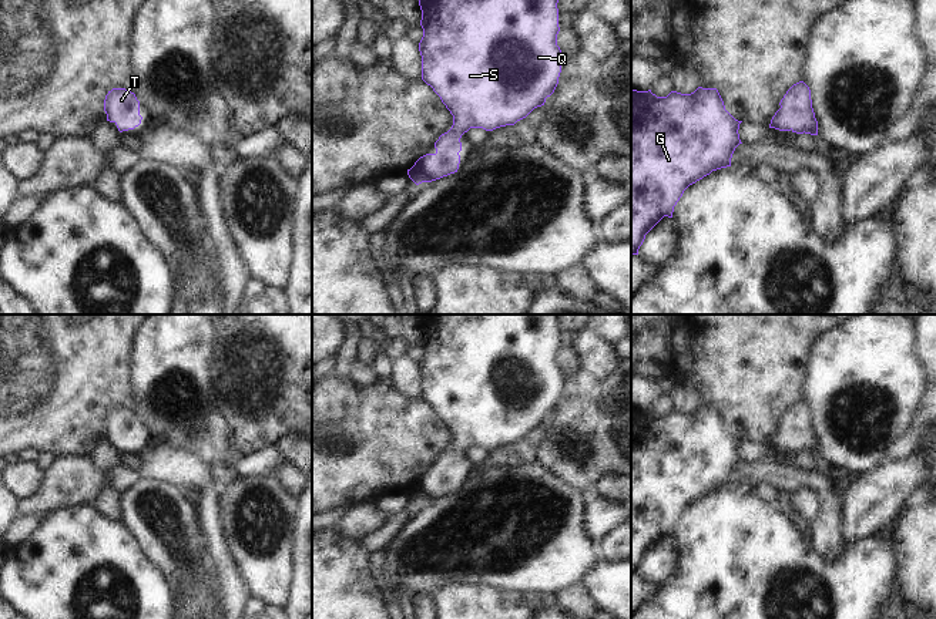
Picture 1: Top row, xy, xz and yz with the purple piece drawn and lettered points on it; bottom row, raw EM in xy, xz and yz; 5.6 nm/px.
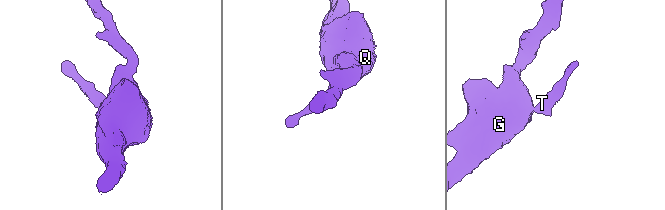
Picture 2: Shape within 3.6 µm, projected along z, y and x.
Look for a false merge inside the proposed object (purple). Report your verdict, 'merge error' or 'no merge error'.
no merge error

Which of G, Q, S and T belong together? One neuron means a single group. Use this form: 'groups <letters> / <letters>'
groups G Q S T

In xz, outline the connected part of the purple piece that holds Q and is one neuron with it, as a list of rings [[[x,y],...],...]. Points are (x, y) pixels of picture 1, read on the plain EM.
[[[419,314],[423,356],[419,361],[422,398],[433,407],[453,434],[452,447],[435,461],[436,471],[420,475],[407,488],[416,502],[432,501],[457,491],[460,482],[460,457],[470,447],[493,450],[514,444],[534,427],[544,424],[561,391],[561,369],[557,364],[558,314]]]

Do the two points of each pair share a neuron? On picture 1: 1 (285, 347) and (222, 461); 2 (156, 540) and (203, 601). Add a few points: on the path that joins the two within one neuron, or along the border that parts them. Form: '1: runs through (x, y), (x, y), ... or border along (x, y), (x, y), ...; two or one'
1: border along (228, 427), (232, 434), (231, 448), (240, 457); two
2: runs through (171, 555), (185, 569), (191, 585); one

